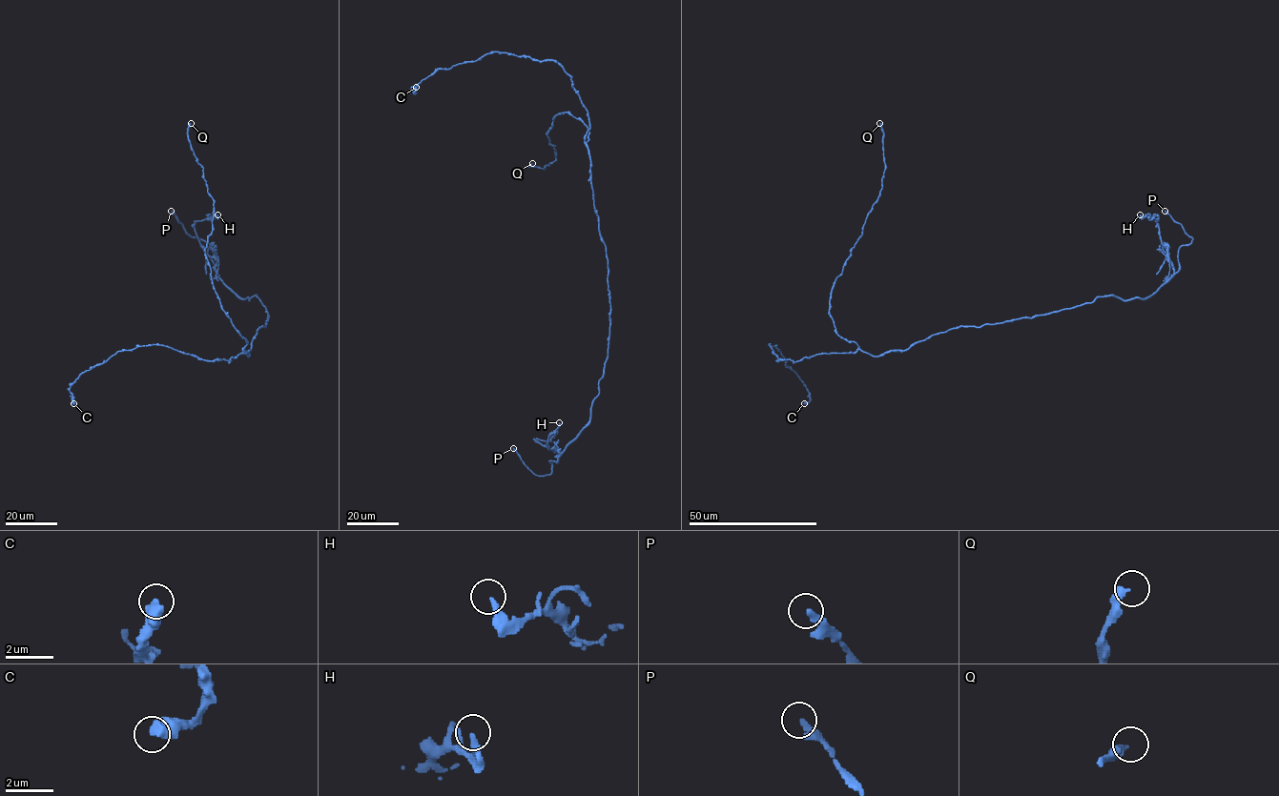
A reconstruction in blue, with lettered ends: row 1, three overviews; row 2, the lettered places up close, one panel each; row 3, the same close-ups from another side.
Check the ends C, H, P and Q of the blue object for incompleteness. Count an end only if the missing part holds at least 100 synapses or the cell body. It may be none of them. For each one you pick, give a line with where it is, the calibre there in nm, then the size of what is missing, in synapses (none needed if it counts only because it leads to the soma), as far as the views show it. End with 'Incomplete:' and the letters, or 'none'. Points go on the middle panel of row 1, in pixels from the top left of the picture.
P: place (513, 448); calibre 280 nm
Incomplete: P

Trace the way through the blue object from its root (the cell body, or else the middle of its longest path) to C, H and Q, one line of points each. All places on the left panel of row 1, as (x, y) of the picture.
C: (257, 334), (249, 356), (243, 350), (229, 361), (158, 344), (116, 352), (72, 384), (73, 403)
H: (257, 334), (269, 318), (265, 308), (257, 295), (242, 298), (222, 281), (195, 230), (197, 221), (217, 214)
Q: (257, 334), (248, 356), (247, 340), (222, 309), (213, 285), (205, 247), (214, 200), (188, 138), (191, 123)

